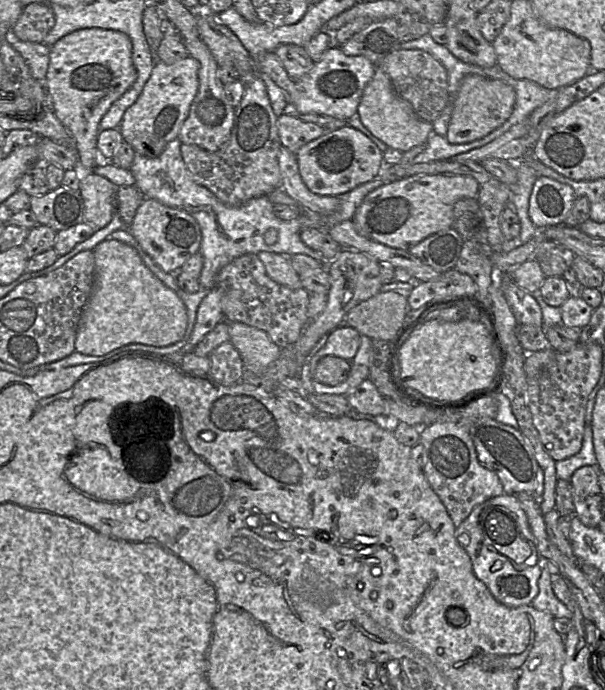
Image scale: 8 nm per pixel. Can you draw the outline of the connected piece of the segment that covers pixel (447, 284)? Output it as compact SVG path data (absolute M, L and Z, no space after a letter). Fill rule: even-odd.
M451 269L434 279L421 282L407 297L410 309L418 309L435 301L474 302L477 285L467 274Z

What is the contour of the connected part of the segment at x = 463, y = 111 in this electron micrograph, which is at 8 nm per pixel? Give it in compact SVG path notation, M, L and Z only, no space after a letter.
M467 75L452 98L453 111L445 135L450 144L466 144L481 139L500 127L511 115L515 104L514 89L499 80Z

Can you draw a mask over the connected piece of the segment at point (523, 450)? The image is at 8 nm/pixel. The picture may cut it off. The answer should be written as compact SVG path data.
M478 418L470 426L479 462L496 473L504 488L504 493L514 495L520 492L535 493L536 472L539 465L527 439L517 429L493 418Z

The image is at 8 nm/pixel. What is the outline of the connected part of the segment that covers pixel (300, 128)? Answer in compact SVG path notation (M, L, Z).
M285 113L278 117L277 128L281 145L295 155L302 146L325 134L315 123Z

